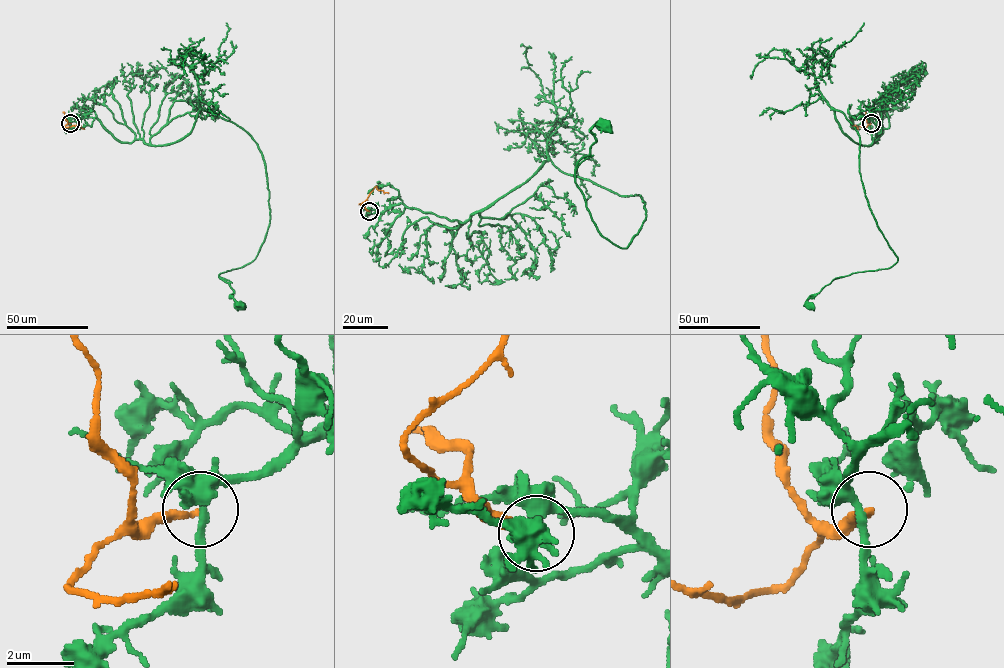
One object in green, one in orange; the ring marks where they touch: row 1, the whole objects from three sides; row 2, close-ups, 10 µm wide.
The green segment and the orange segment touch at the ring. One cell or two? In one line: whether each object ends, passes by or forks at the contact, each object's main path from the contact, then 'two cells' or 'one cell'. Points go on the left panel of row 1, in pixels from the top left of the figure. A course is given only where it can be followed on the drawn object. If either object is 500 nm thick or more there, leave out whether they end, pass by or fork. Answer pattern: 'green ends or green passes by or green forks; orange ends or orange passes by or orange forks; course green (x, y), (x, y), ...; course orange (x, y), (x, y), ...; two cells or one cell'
green passes by; orange ends; course green (70, 123), (152, 145), (185, 137), (201, 109), (244, 129), (270, 218), (255, 258), (219, 275), (240, 305); course orange (70, 123), (64, 127), (76, 125), (84, 129); two cells

